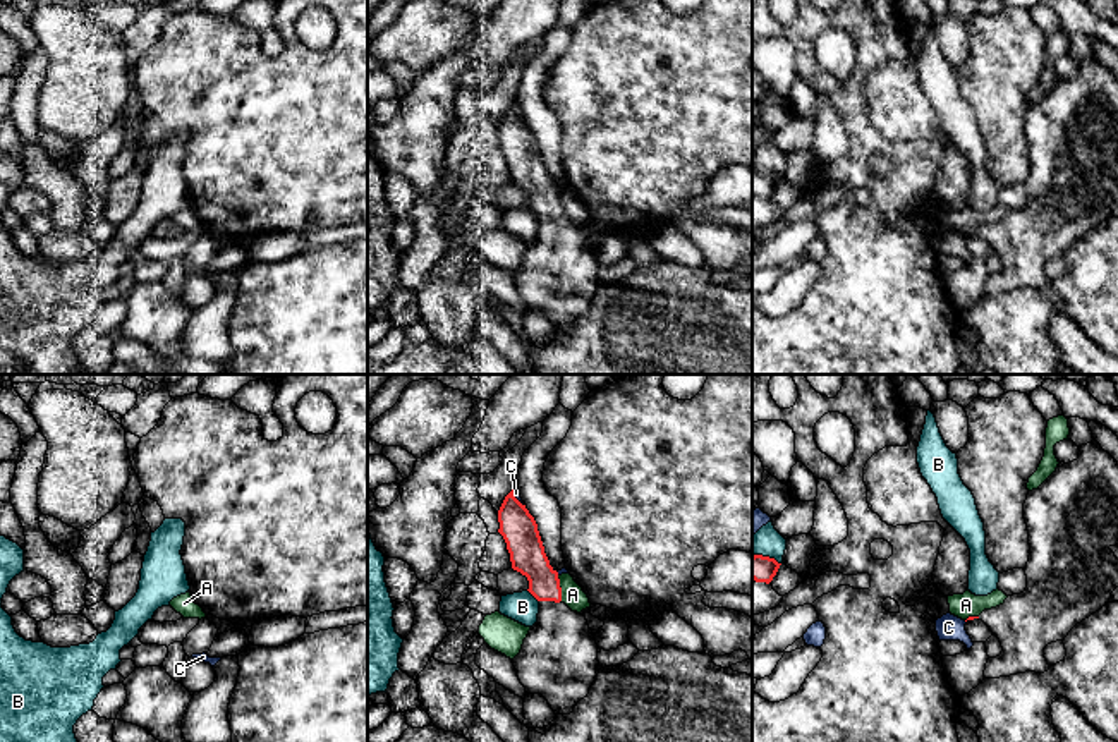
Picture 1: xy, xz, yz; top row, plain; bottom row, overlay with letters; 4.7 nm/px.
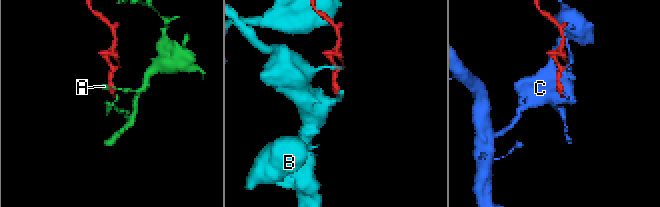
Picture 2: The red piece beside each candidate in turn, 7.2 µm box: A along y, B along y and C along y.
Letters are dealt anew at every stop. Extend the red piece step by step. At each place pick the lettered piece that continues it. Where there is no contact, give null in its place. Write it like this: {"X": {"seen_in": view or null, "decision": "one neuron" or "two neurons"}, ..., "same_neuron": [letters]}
{"A": {"seen_in": "xz", "decision": "two neurons"}, "B": {"seen_in": "xz", "decision": "two neurons"}, "C": {"seen_in": "xz", "decision": "two neurons"}, "same_neuron": []}

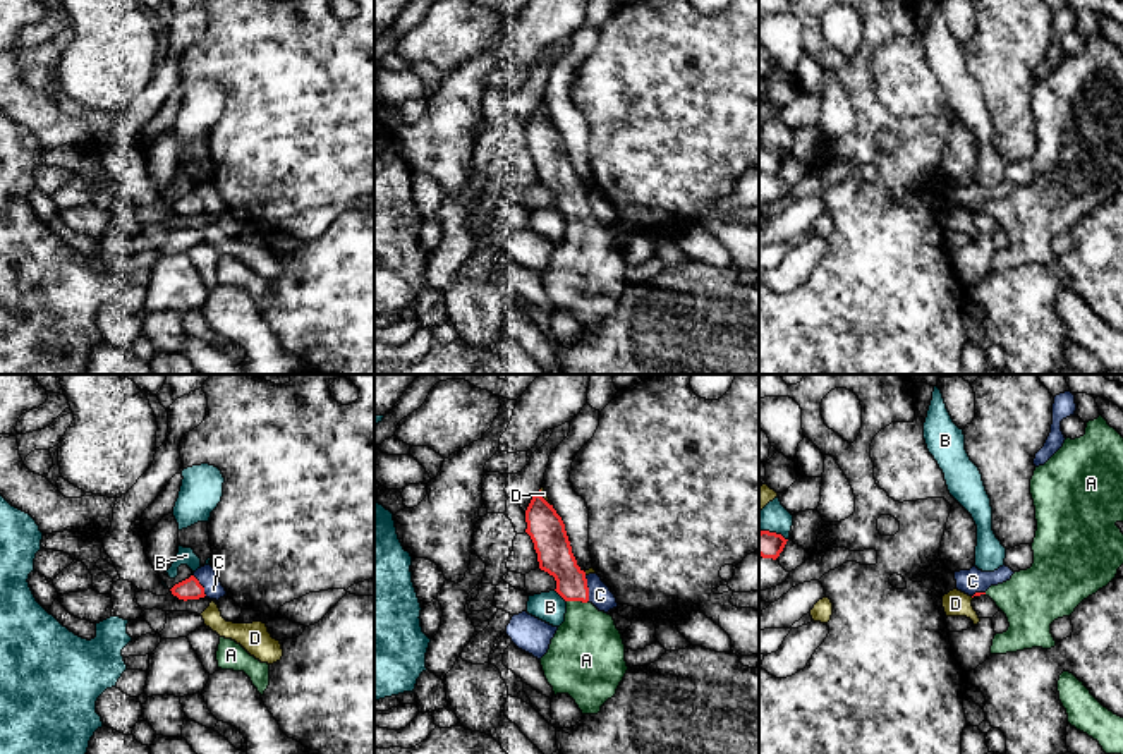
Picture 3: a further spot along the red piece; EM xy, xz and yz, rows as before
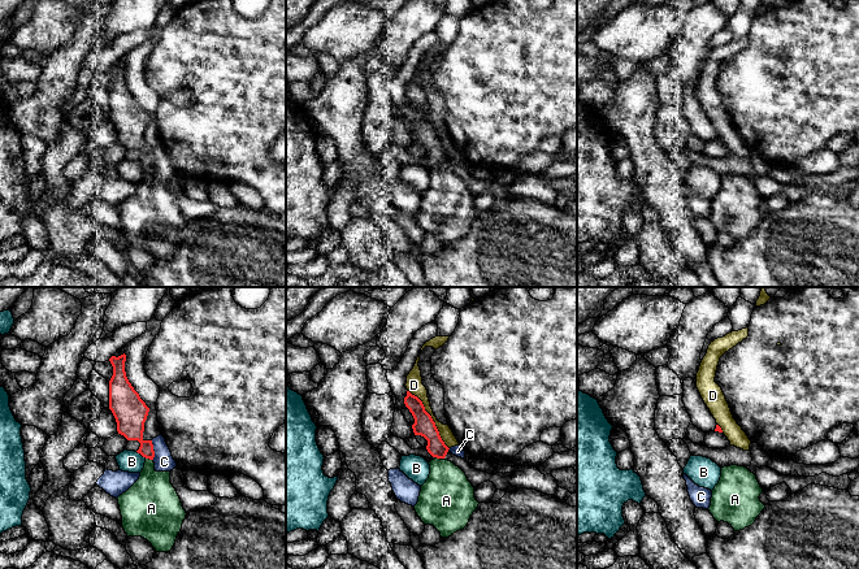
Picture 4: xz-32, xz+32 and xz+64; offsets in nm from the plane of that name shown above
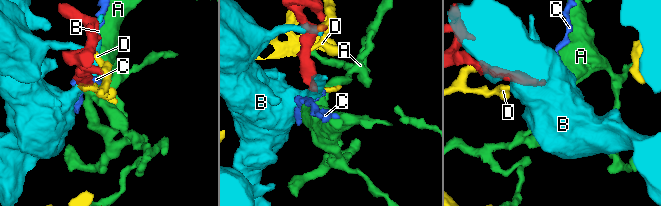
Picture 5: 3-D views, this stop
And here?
{"A": {"seen_in": "xz", "decision": "one neuron"}, "B": {"seen_in": "xz", "decision": "two neurons"}, "C": {"seen_in": "xz", "decision": "two neurons"}, "D": {"seen_in": "xz", "decision": "two neurons"}, "same_neuron": ["A"]}

